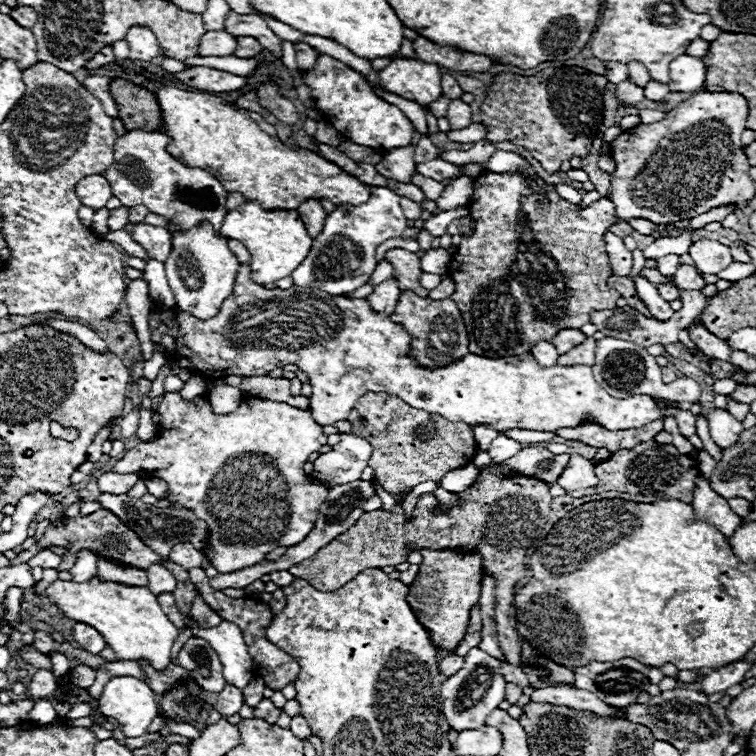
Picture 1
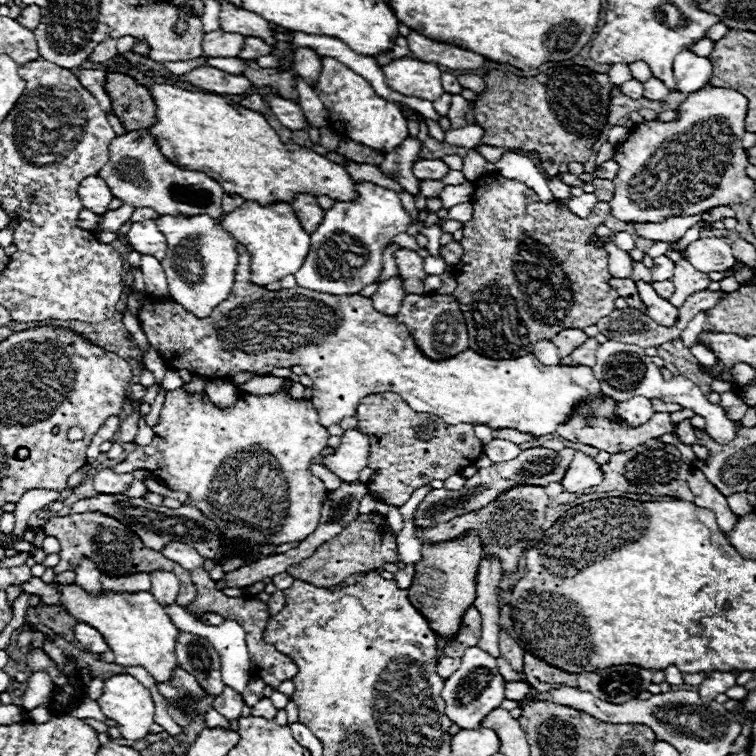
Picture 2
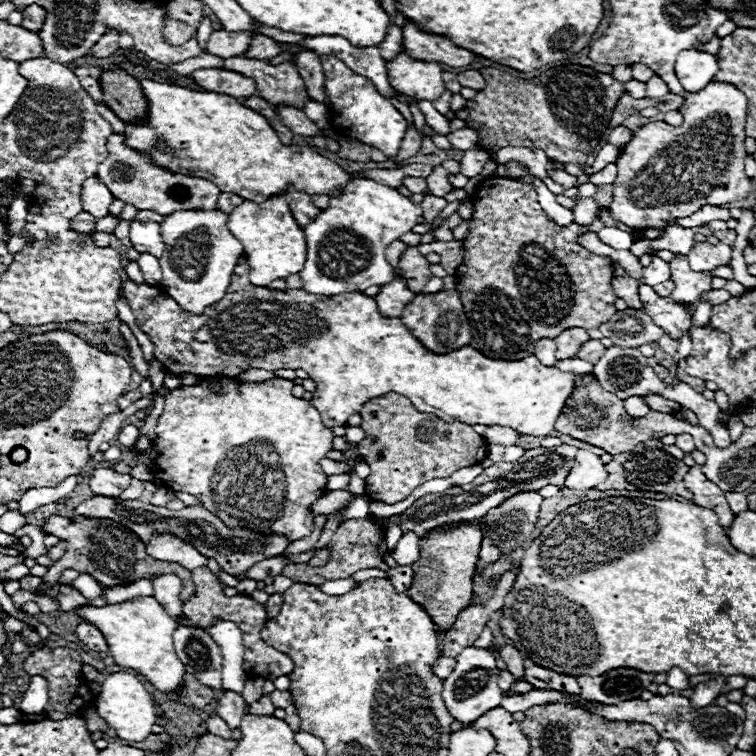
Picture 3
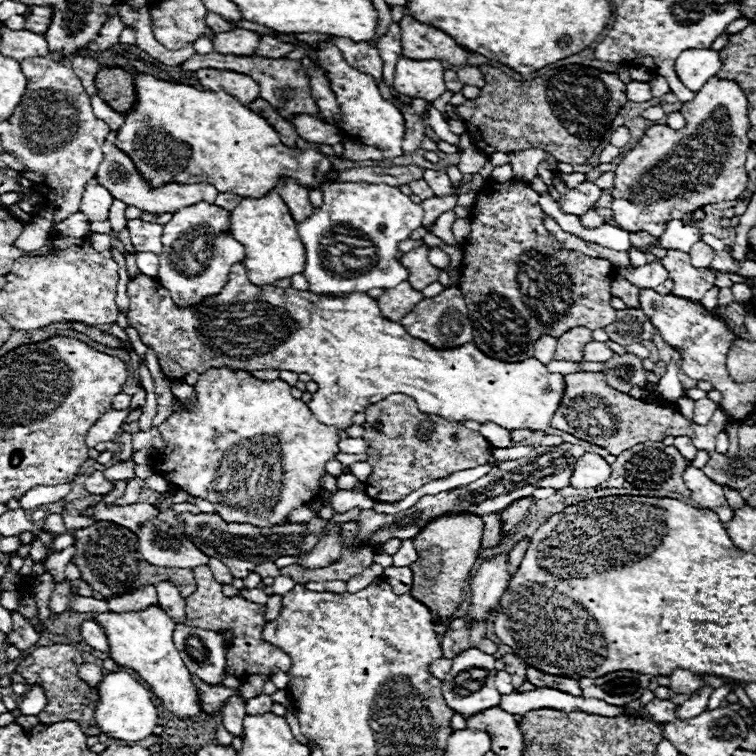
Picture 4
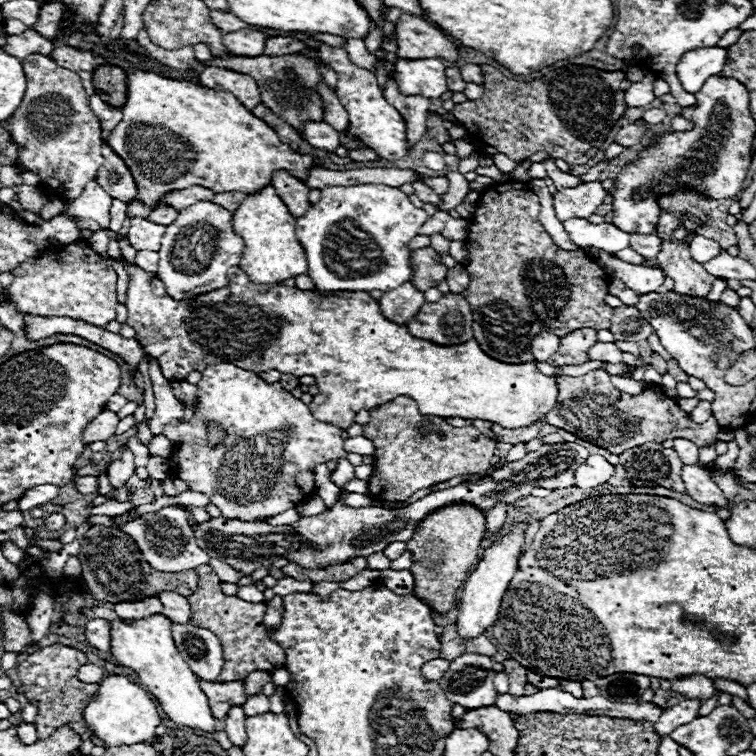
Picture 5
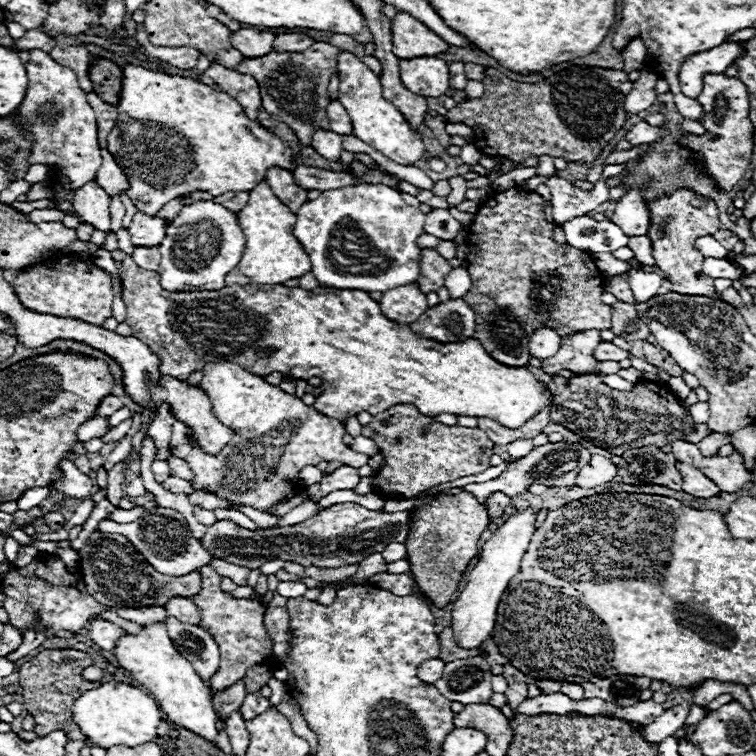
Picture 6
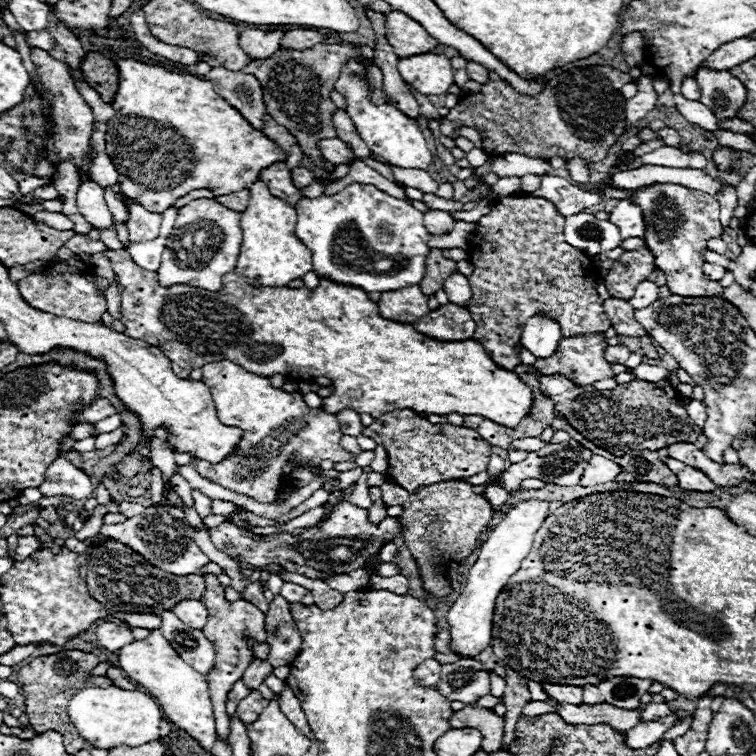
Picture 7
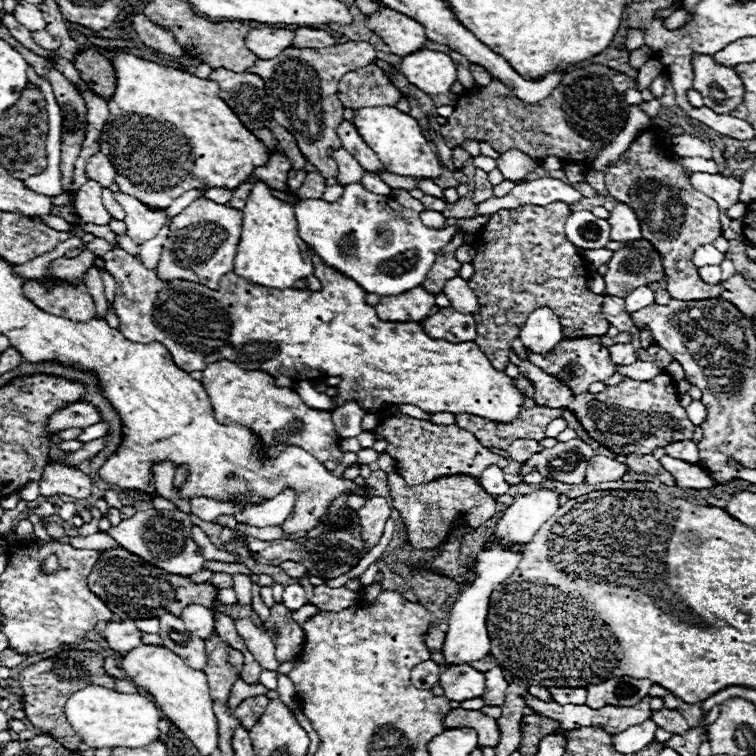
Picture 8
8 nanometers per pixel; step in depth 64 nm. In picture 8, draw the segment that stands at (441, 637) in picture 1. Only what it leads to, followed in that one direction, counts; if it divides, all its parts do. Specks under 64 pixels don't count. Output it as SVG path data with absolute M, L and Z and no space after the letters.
M398 472L388 474L388 488L394 500L394 508L400 512L400 518L408 530L408 542L418 550L434 550L446 538L456 514L466 514L466 524L470 530L478 528L482 522L490 520L496 510L496 498L484 492L474 476L444 476L420 486L408 486Z

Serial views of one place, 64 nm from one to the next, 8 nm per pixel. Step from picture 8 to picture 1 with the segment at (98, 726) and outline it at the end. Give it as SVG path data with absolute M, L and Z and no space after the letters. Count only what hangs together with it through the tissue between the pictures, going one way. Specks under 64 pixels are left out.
M134 676L108 680L98 706L104 716L120 722L120 730L128 738L146 734L150 722L158 716L158 702L152 688Z

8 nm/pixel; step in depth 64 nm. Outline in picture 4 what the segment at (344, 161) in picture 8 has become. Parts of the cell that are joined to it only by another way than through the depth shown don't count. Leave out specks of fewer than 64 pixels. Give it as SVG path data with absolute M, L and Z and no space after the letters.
M292 116L290 124L296 128L298 136L312 142L312 144L338 144L342 142L342 132L338 128L334 128L332 124L326 124L318 118L312 116Z

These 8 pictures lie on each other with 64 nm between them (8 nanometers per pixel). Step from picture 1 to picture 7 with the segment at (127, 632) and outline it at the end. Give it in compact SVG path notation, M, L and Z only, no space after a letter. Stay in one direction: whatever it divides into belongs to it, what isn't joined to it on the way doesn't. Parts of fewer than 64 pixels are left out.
M152 630L150 638L136 640L118 650L118 666L140 686L144 686L170 722L188 732L204 750L210 750L216 742L216 722L212 712L212 700L208 694L208 682L192 666L188 666L178 652L168 644L160 630Z

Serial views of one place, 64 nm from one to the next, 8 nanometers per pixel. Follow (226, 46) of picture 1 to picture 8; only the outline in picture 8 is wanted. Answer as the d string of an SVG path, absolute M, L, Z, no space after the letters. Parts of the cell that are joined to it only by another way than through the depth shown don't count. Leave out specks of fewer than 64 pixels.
M256 28L246 38L250 52L254 52L260 60L270 60L278 56L282 50L290 48L294 40L294 30L288 28Z

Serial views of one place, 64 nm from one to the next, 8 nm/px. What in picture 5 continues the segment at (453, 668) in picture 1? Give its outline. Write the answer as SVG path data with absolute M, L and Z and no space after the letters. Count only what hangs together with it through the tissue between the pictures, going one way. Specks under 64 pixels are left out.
M442 658L430 660L430 662L424 664L424 668L422 668L422 676L424 676L426 680L440 680L442 674L446 672L448 664L450 664L450 662L448 662L448 660L442 660Z

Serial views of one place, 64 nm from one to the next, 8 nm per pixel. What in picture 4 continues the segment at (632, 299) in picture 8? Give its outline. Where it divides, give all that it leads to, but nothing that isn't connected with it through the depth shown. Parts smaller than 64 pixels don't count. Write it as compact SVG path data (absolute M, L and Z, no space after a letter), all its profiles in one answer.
M660 262L646 264L646 266L634 266L634 268L614 266L614 274L624 276L630 284L636 284L640 290L644 290L644 288L654 290L656 286L664 284L664 280L668 280L668 272Z

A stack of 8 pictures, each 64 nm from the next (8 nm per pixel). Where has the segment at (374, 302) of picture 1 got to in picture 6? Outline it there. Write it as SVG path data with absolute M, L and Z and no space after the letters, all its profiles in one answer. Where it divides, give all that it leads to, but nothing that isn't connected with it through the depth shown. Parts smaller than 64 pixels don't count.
M408 284L404 288L394 288L392 292L384 292L380 298L382 314L388 320L394 320L398 324L410 324L428 308L426 294L420 292L416 284Z

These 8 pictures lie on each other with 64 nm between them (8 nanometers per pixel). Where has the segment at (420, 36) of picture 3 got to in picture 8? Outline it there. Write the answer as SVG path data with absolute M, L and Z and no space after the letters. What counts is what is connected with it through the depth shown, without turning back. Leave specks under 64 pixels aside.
M380 8L378 12L370 14L366 18L366 28L378 34L396 56L408 56L426 42L424 28L416 20L392 8Z

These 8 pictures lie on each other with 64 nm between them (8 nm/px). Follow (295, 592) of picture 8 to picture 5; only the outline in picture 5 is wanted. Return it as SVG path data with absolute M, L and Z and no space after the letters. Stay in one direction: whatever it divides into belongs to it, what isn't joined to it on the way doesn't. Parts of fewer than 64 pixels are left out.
M282 578L282 580L278 580L278 584L274 586L274 594L286 596L286 594L292 594L292 592L308 592L312 587L312 582L298 582L298 580L294 580L294 578Z

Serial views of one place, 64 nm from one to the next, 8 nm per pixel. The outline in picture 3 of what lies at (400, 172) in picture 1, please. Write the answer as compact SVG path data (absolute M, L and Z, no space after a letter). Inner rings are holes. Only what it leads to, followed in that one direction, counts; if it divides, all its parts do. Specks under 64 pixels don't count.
M408 126L408 132L406 132L406 136L404 136L404 140L402 140L402 148L400 148L400 152L398 152L398 160L408 160L408 158L412 158L418 150L420 150L420 144L422 144L422 134L420 134L420 130L416 128L416 126ZM404 178L404 186L412 192L412 194L422 194L422 196L428 196L428 186L426 186L426 180L424 178Z

